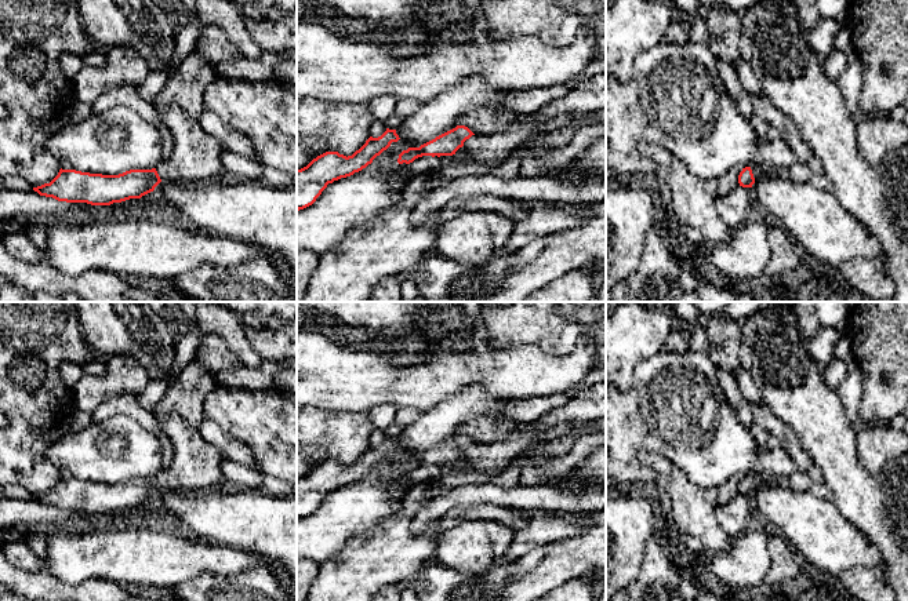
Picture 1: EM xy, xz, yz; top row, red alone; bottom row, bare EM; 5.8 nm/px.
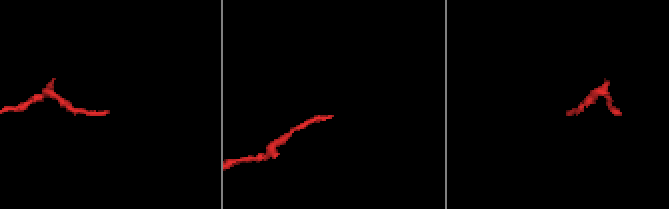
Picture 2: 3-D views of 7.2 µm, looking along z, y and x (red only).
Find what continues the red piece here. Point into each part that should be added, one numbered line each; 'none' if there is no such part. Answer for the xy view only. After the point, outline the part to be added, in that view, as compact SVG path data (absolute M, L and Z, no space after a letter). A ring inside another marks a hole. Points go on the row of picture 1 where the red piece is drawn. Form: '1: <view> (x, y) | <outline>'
1: xy (196, 156) | M175 103L164 105L157 113L174 139L170 159L156 167L161 182L203 183L225 171L221 161L225 149L196 119Z

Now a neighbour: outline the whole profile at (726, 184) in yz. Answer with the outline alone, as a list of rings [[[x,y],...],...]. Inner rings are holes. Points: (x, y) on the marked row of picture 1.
[[[734,167],[718,179],[718,194],[727,196],[740,186],[738,175],[745,167]]]

